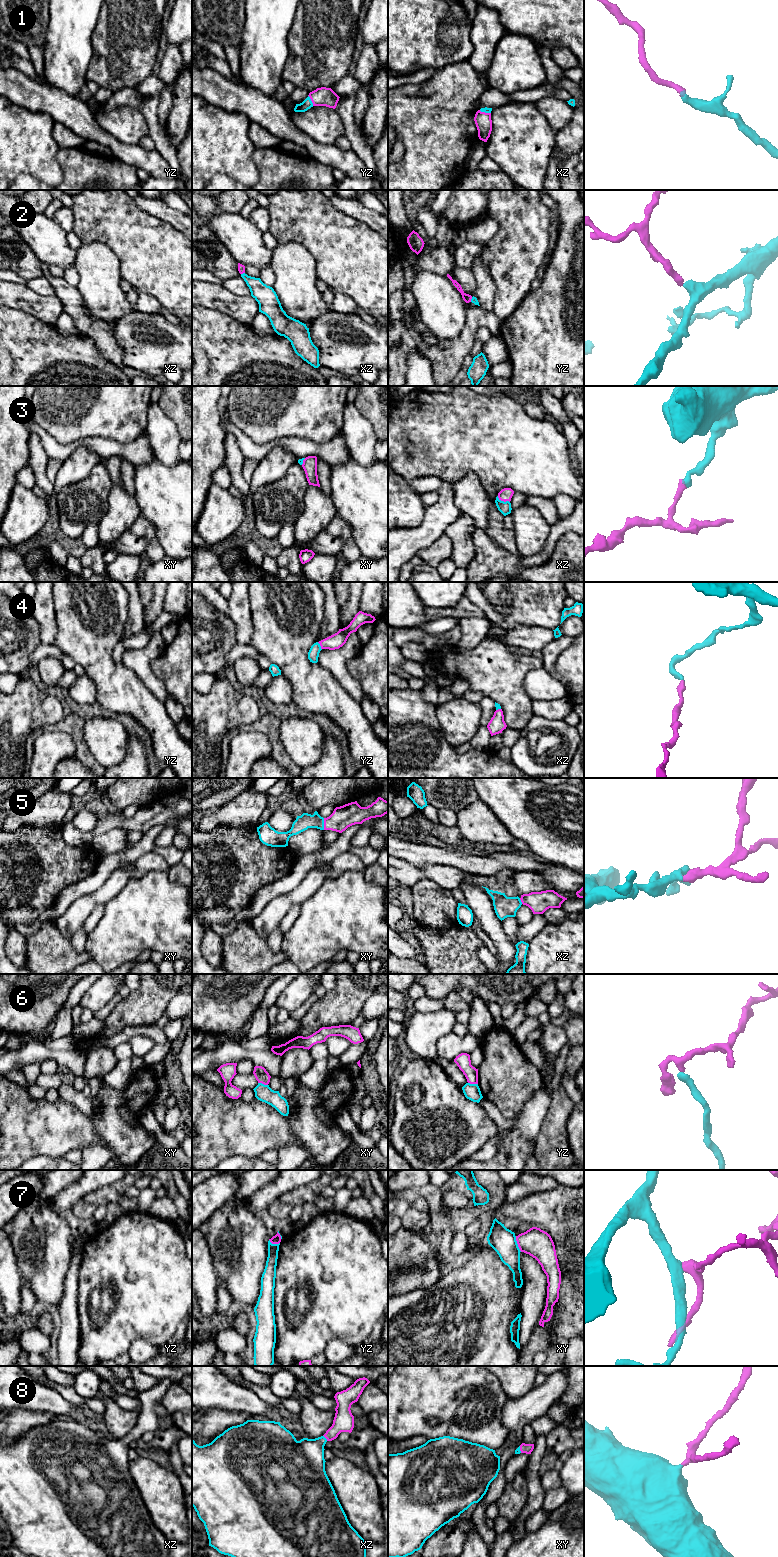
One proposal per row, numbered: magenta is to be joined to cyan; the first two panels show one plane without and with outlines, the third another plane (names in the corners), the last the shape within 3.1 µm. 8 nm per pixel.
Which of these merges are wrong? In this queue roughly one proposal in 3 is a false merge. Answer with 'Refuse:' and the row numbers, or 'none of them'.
Refuse: 6, 7

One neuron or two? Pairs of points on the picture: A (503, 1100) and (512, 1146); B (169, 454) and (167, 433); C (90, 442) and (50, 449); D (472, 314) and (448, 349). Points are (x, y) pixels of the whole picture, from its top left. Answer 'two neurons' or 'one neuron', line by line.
A: two neurons
B: one neuron
C: one neuron
D: one neuron

